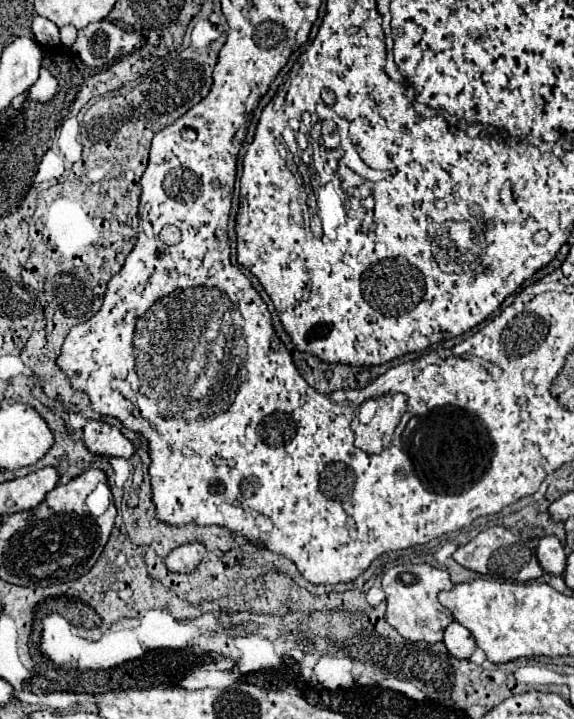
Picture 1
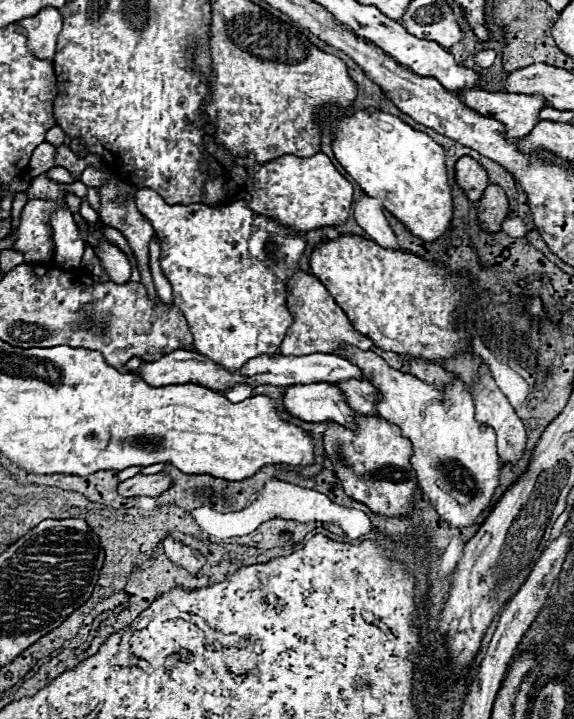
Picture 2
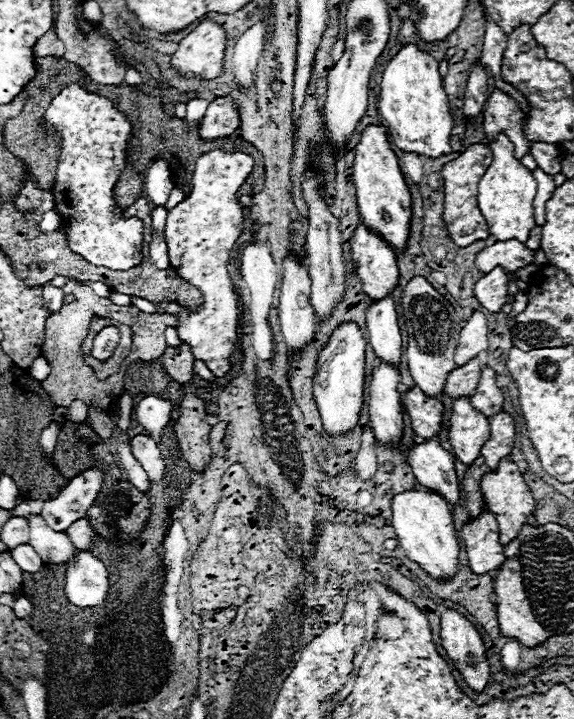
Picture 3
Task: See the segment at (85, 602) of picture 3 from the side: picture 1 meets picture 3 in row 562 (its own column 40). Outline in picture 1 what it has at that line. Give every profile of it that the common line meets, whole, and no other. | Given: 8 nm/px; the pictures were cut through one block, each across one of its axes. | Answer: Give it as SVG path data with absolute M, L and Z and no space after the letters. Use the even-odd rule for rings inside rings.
M42 68L36 84L32 84L32 88L26 90L26 100L48 102L56 92L58 92L58 80L54 80L54 76L46 68Z

